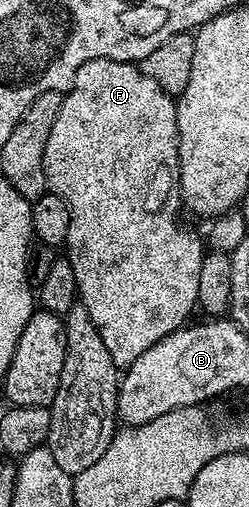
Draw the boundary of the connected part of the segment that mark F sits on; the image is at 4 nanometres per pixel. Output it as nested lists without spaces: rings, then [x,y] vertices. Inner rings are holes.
[[[98,59],[89,61],[77,69],[77,77],[73,85],[63,96],[61,113],[57,113],[57,121],[53,121],[53,129],[49,133],[49,141],[45,141],[45,173],[48,188],[69,205],[69,237],[65,244],[65,258],[73,265],[73,277],[77,277],[79,299],[85,309],[89,309],[89,317],[93,317],[93,325],[99,327],[101,341],[105,341],[105,349],[109,349],[109,357],[113,357],[115,366],[120,369],[130,367],[145,349],[157,345],[166,335],[172,335],[188,322],[187,319],[197,307],[197,284],[201,274],[201,261],[205,254],[205,243],[195,231],[179,224],[181,212],[181,196],[179,193],[179,130],[177,129],[177,103],[168,95],[153,77],[144,73],[142,66],[125,61],[109,61]]]

